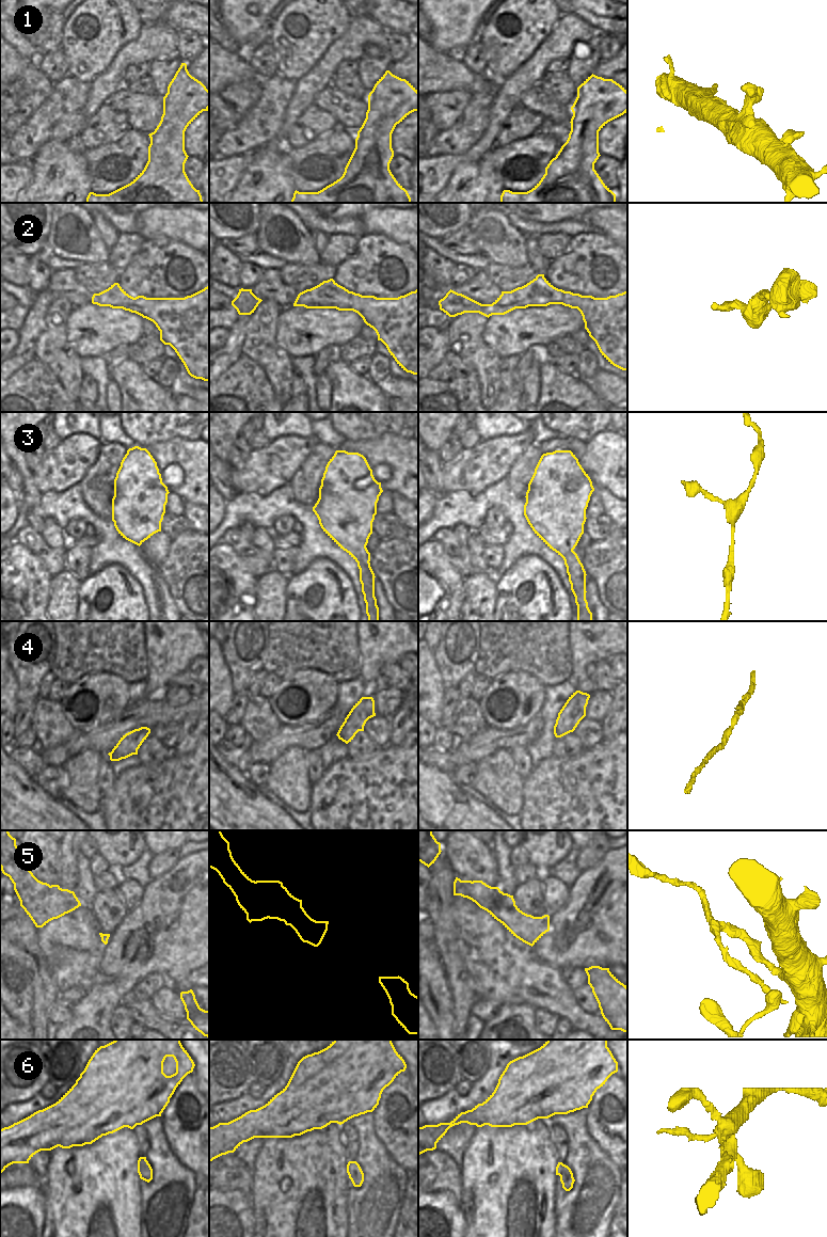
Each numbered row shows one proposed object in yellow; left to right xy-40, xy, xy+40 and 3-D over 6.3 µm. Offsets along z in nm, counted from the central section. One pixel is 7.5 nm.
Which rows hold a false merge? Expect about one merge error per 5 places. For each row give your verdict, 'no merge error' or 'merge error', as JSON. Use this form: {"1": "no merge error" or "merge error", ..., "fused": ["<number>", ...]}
{"1": "no merge error", "2": "no merge error", "3": "no merge error", "4": "no merge error", "5": "merge error", "6": "no merge error", "fused": ["5"]}

